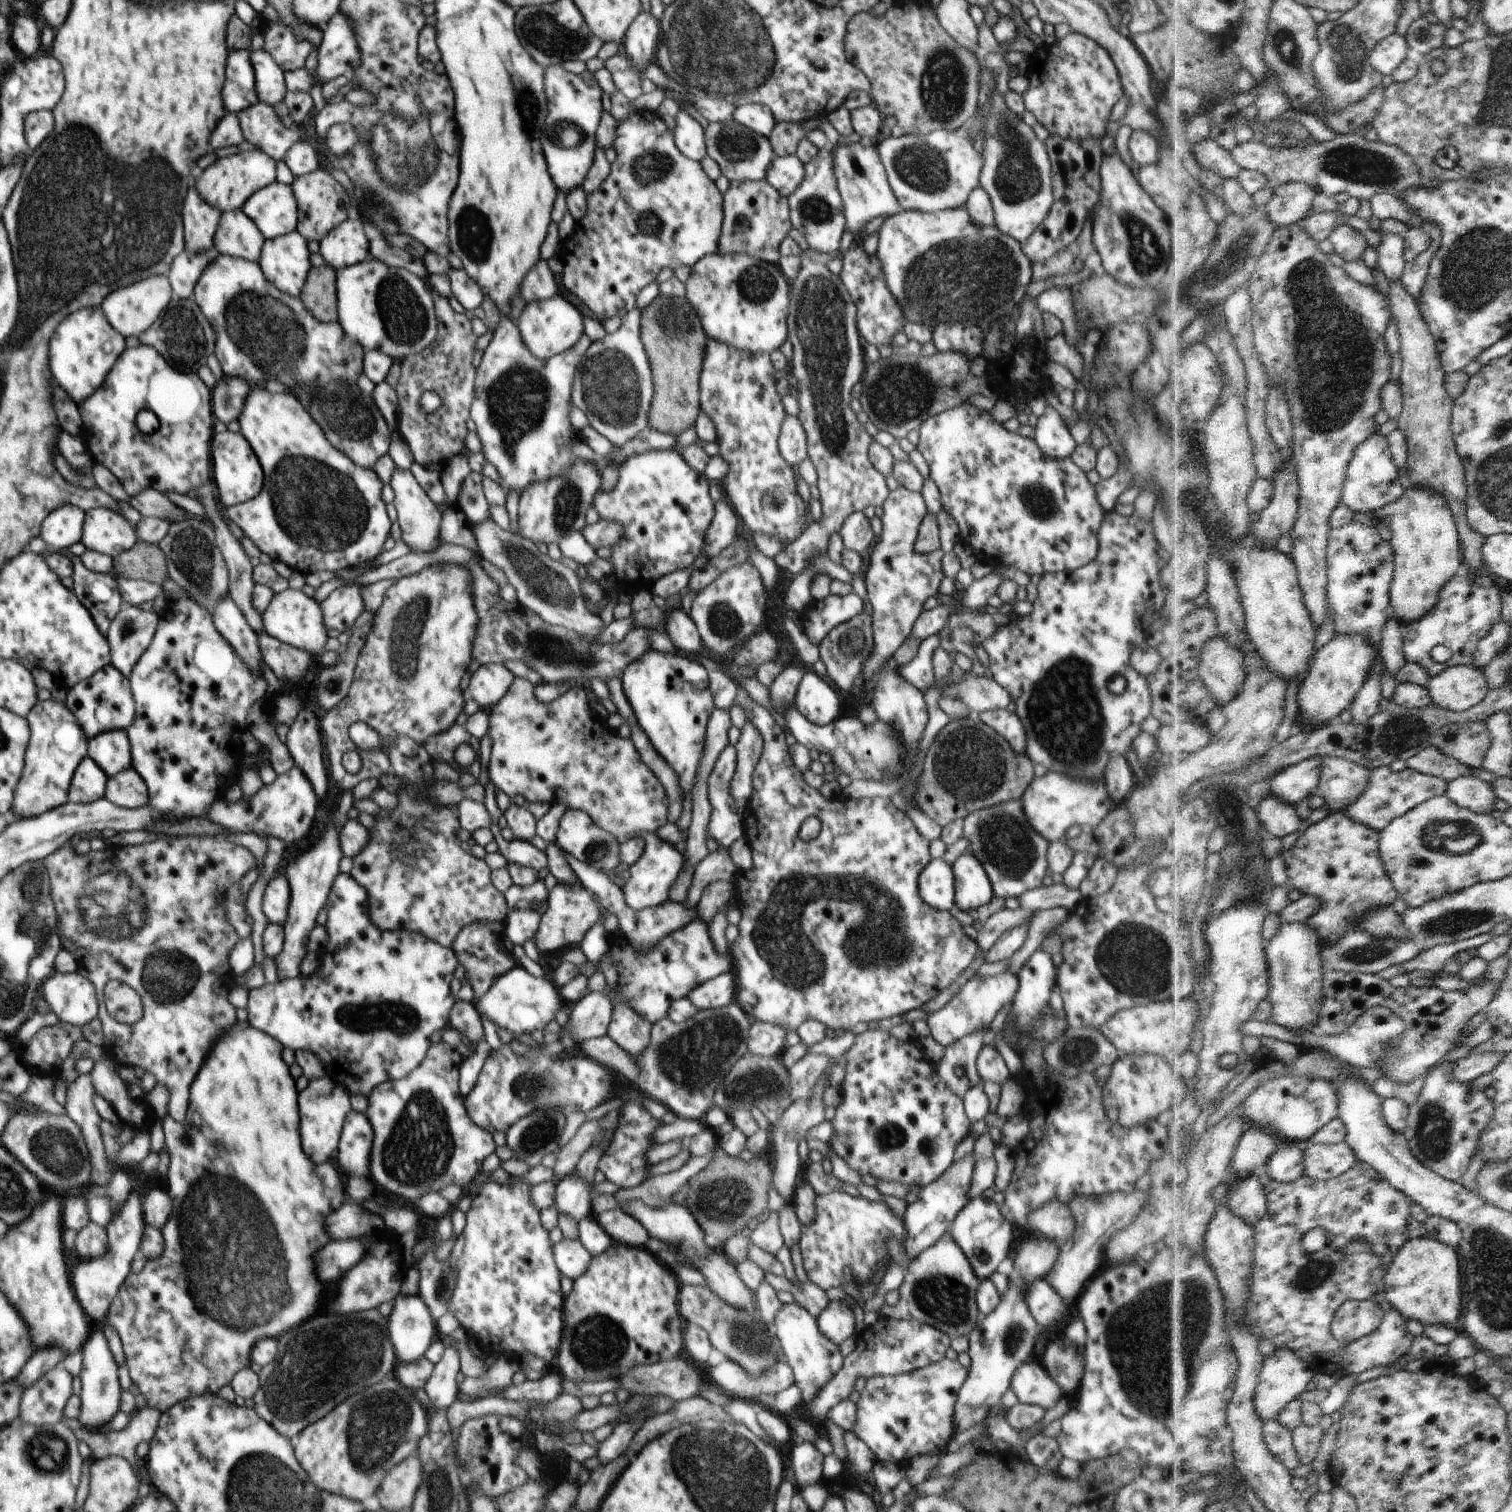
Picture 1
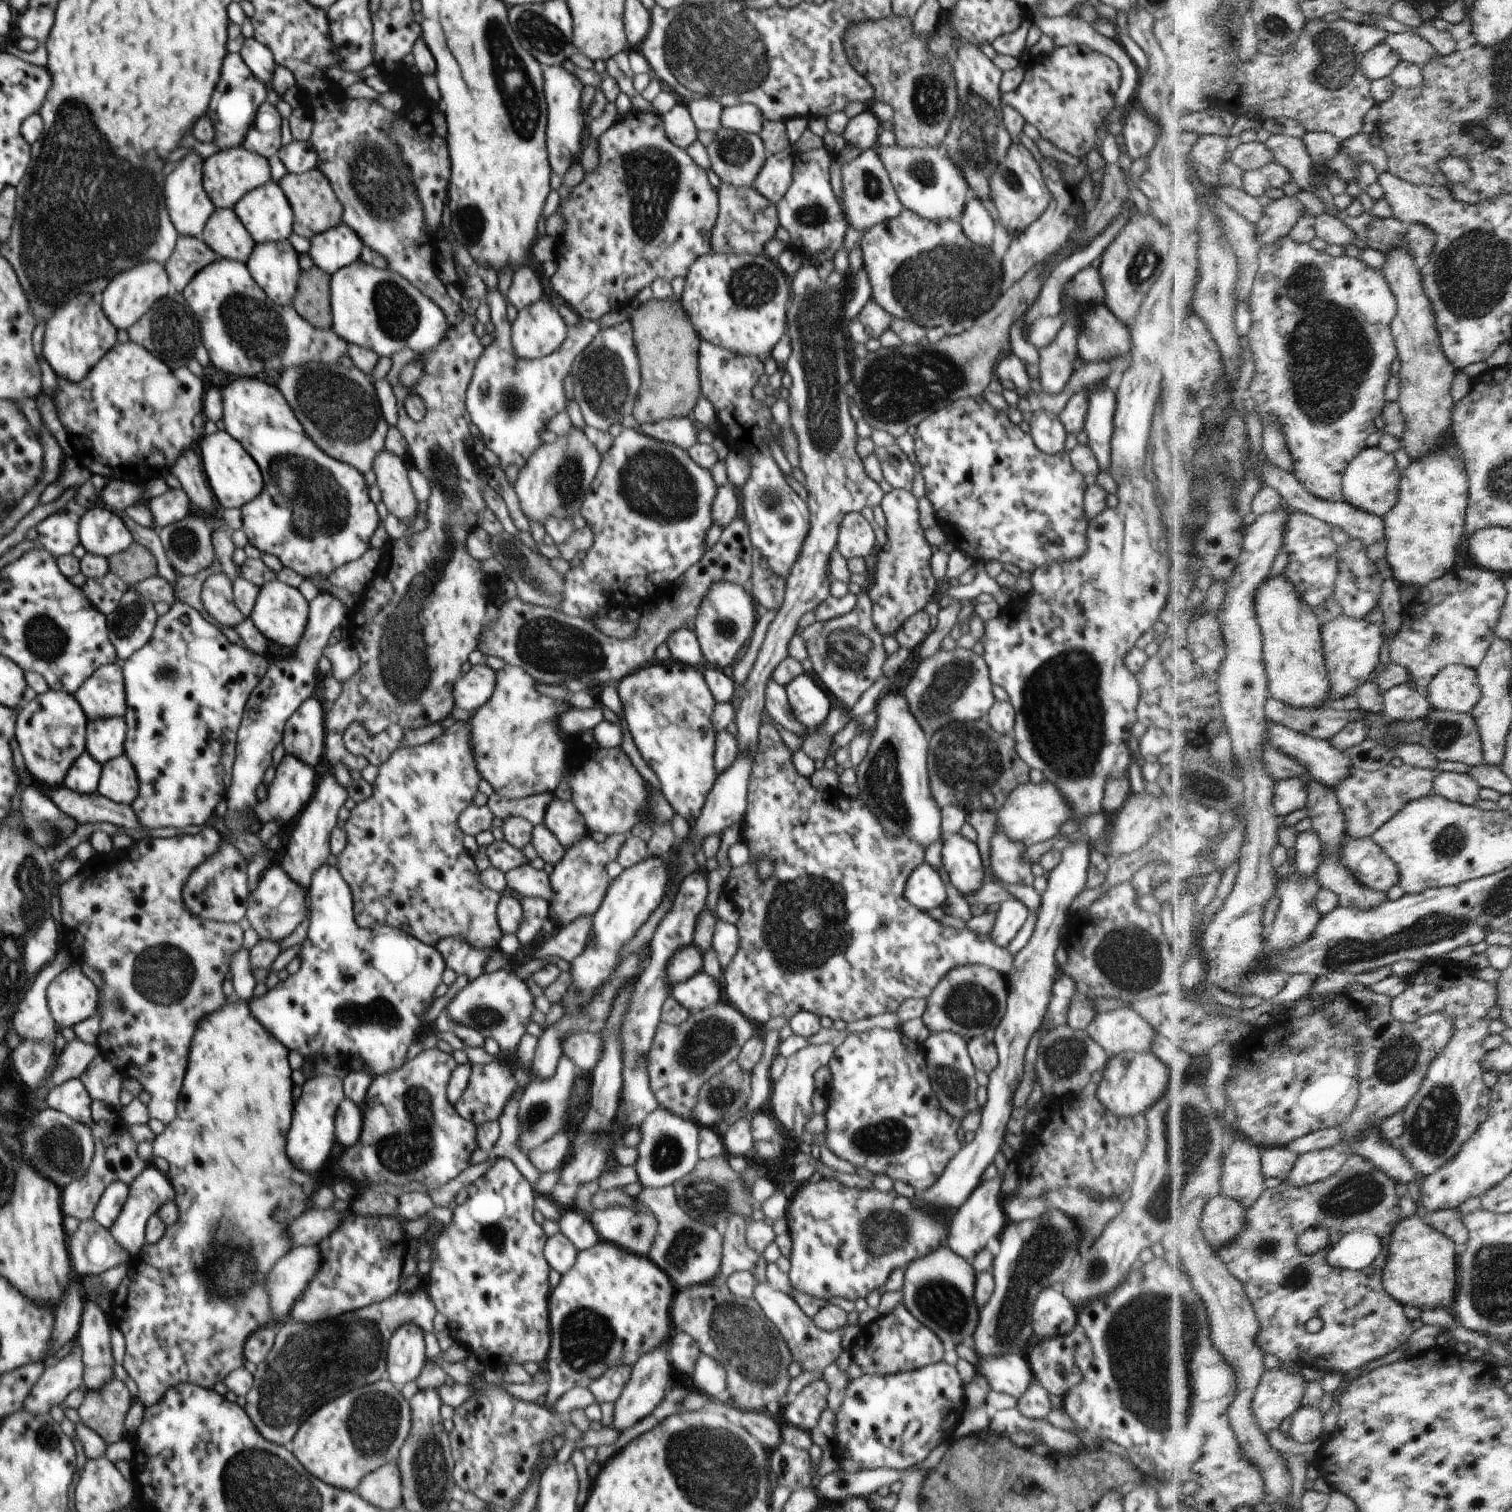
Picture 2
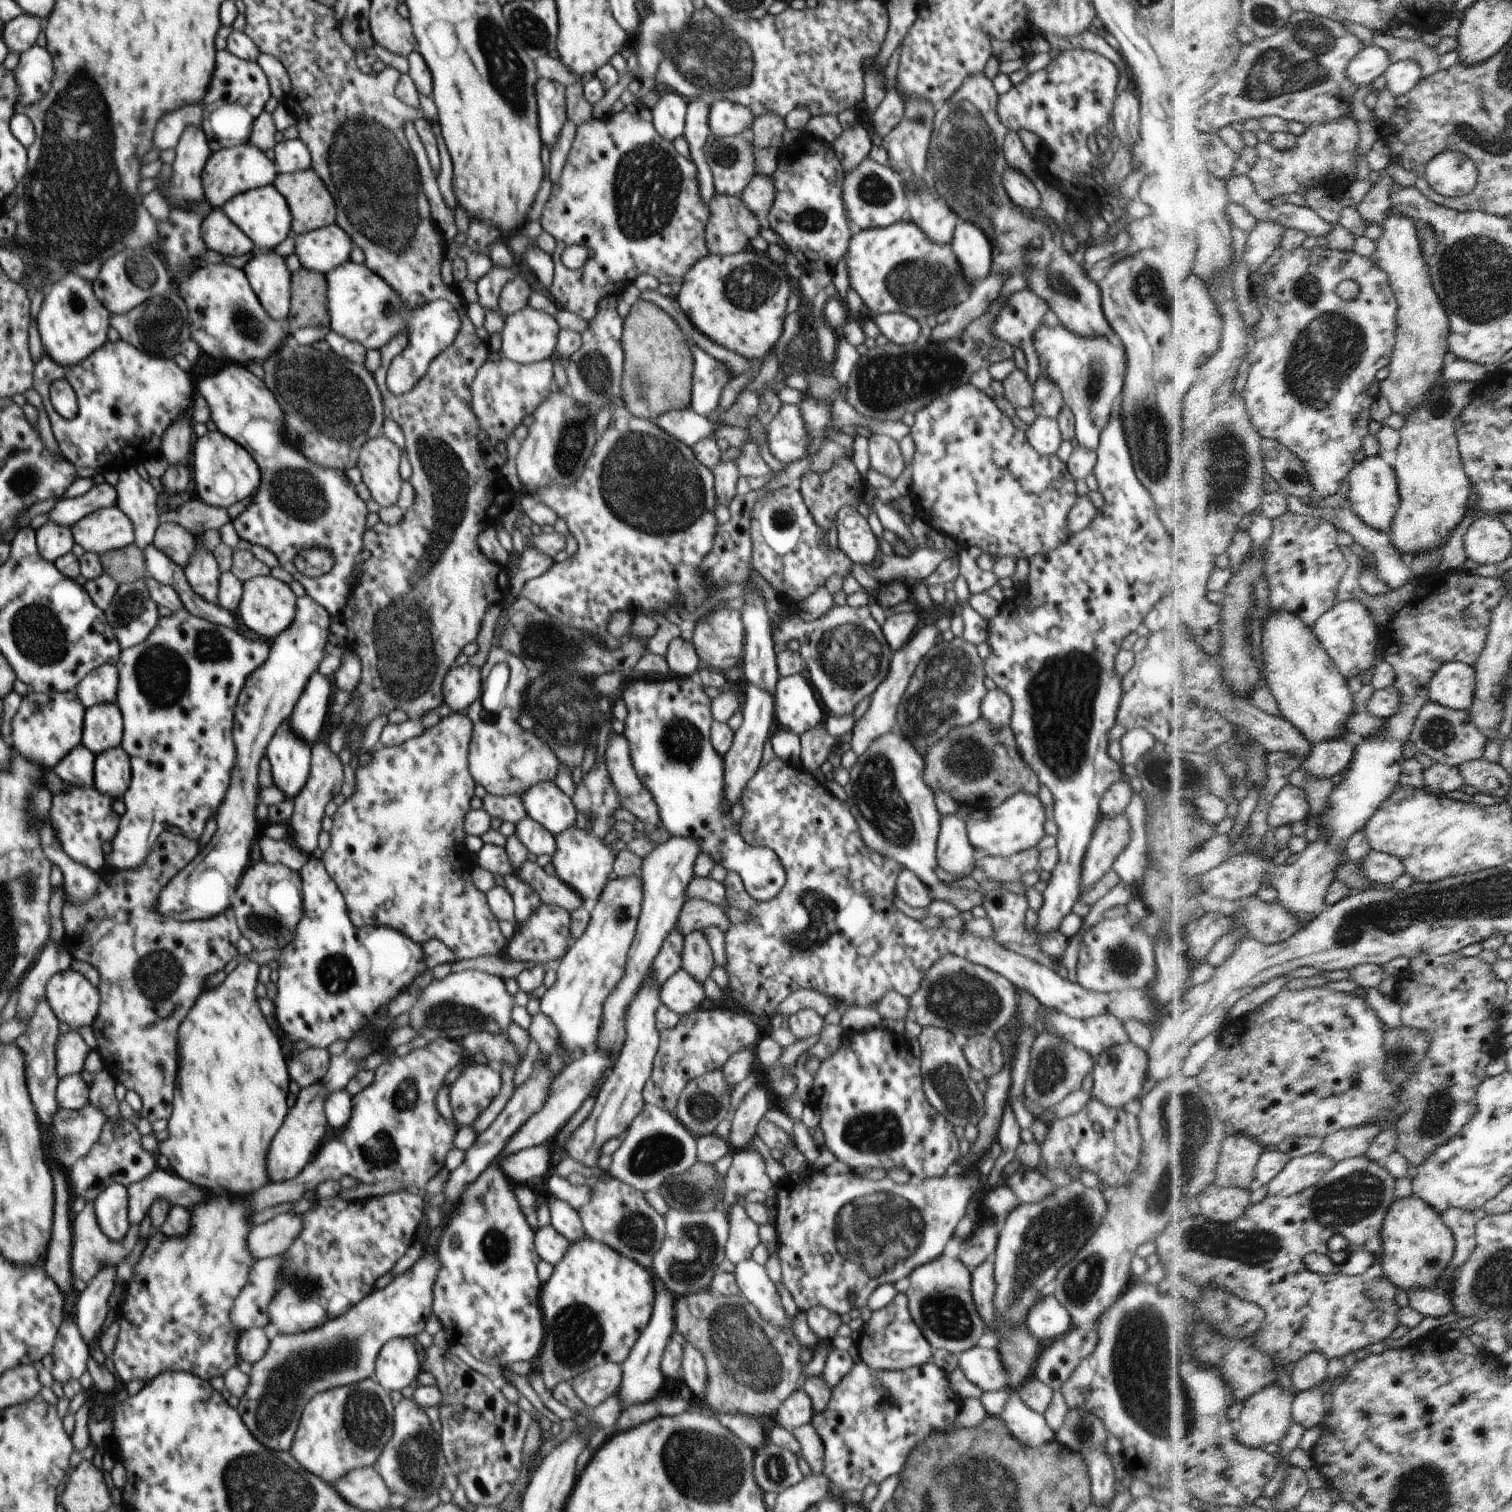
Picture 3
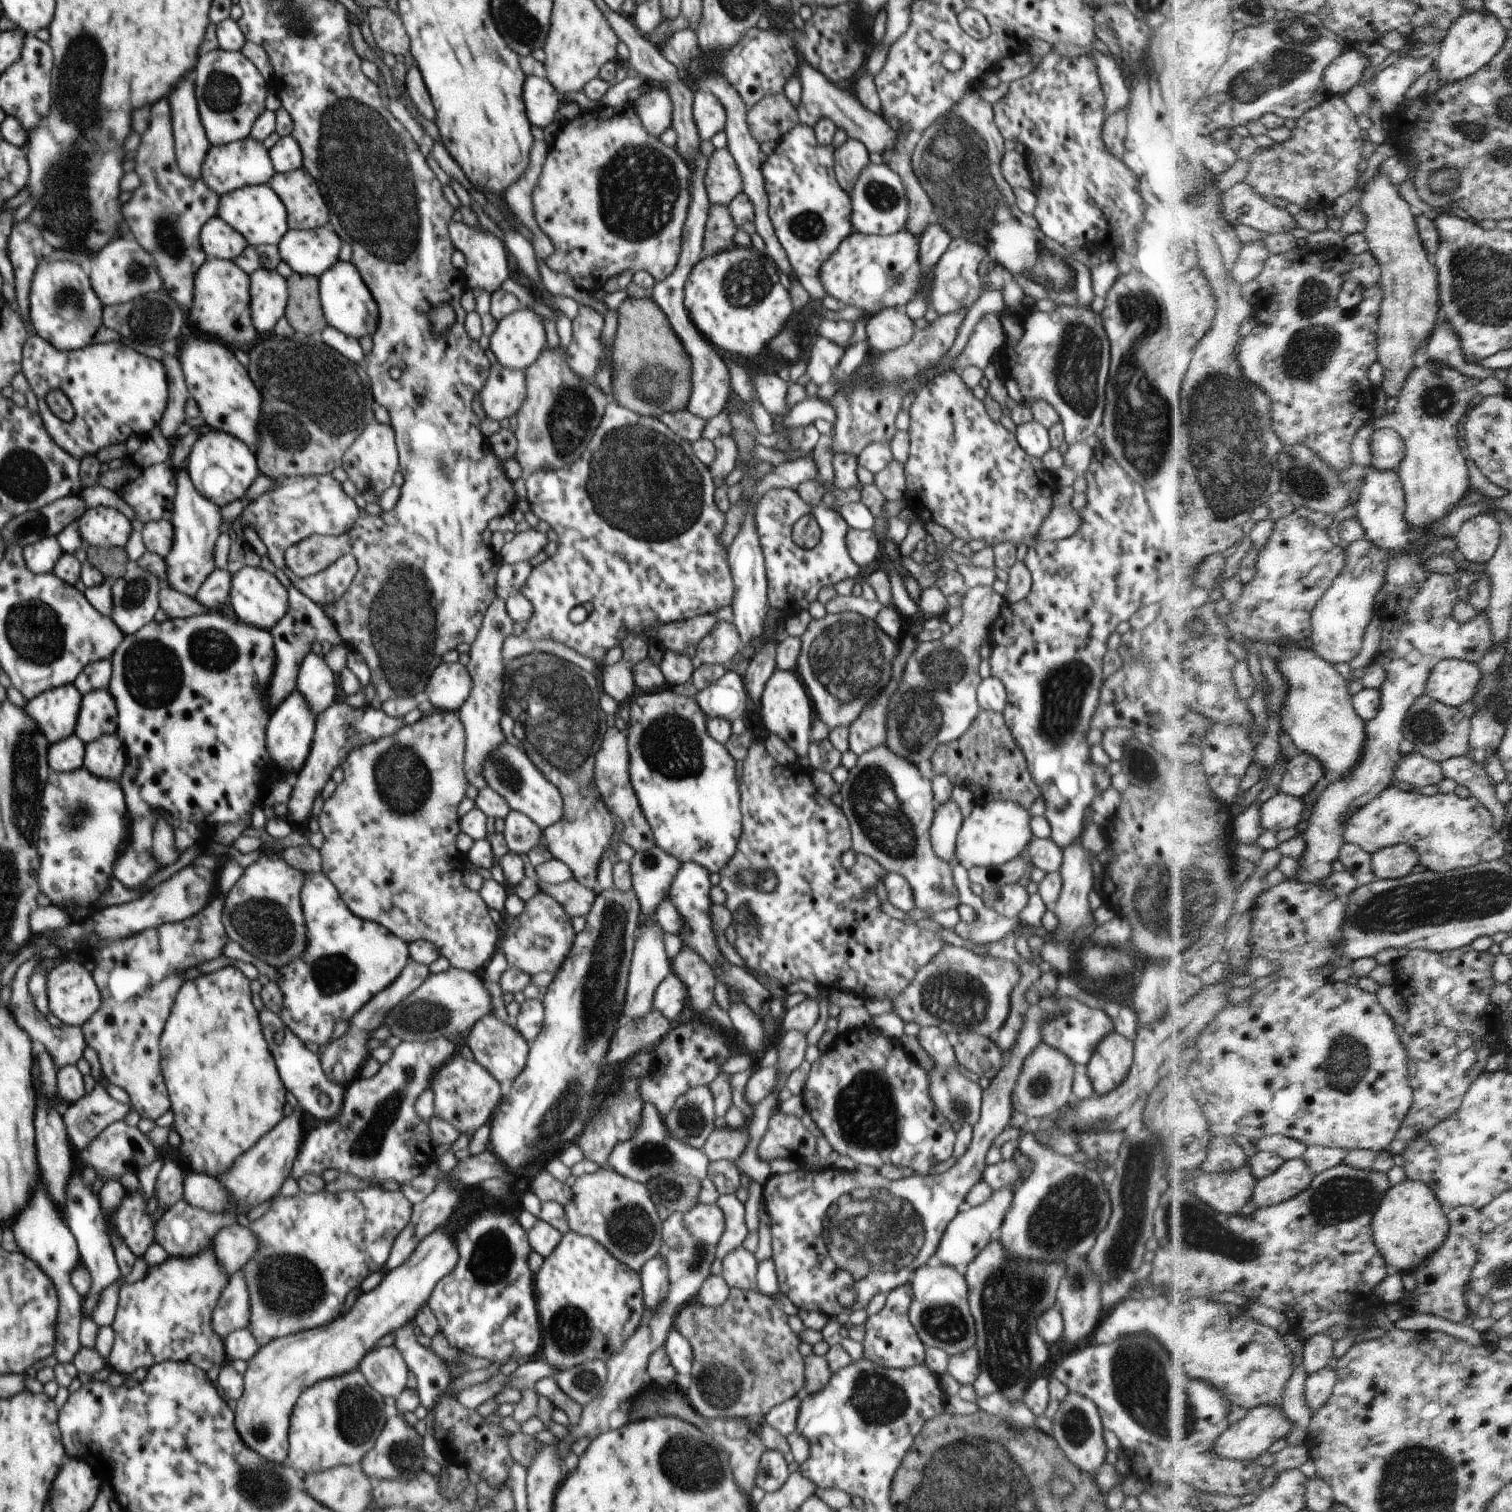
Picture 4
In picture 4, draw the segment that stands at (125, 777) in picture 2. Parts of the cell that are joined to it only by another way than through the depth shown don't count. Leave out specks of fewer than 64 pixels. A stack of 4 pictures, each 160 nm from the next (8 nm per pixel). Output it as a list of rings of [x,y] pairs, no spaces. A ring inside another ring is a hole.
[[[116,735],[101,736],[85,745],[83,766],[100,779],[119,783],[126,766],[125,746]]]

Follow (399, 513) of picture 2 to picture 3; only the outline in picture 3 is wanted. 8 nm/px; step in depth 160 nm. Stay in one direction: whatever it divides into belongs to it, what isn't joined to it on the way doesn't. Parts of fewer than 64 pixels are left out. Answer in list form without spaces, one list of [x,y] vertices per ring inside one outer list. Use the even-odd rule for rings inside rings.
[[[384,435],[367,440],[358,455],[357,467],[372,499],[382,506],[394,506],[399,501],[402,478],[398,466],[402,450]]]

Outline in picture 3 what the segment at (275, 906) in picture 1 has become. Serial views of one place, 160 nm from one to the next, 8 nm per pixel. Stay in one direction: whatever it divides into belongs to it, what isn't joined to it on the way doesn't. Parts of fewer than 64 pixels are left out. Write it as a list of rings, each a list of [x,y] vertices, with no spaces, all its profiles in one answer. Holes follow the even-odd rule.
[[[264,860],[251,863],[232,897],[231,908],[241,933],[250,940],[254,949],[282,950],[292,942],[295,928],[303,915],[301,875],[282,863],[267,863]]]

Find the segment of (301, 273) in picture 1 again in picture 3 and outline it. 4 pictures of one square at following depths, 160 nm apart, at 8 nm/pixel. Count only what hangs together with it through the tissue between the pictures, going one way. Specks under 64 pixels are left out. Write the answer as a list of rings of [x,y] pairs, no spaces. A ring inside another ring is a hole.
[[[259,250],[242,269],[266,312],[277,321],[288,318],[292,273],[286,267],[286,258],[274,251]]]

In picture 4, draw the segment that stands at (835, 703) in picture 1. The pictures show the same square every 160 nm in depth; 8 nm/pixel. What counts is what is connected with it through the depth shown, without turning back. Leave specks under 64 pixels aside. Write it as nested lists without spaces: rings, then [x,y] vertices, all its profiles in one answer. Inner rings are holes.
[[[776,668],[771,679],[766,683],[760,704],[757,715],[761,717],[764,728],[782,738],[798,758],[806,756],[815,715],[806,686],[798,675],[794,671],[779,671]]]

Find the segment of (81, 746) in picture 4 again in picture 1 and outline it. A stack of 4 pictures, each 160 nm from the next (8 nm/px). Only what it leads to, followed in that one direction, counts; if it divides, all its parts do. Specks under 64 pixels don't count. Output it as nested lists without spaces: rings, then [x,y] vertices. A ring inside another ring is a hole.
[[[88,755],[76,768],[69,788],[73,803],[91,803],[104,798],[107,776]]]

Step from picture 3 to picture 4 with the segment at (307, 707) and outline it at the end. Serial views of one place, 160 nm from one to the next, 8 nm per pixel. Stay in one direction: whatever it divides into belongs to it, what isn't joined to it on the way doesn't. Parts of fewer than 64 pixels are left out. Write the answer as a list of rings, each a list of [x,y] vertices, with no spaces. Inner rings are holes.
[[[311,652],[301,662],[296,690],[316,716],[336,702],[336,678],[323,658]]]

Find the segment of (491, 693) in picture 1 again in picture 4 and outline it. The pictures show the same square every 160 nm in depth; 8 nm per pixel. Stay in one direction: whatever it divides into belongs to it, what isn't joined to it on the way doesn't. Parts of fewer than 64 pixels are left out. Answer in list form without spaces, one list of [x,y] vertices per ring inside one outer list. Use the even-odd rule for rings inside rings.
[[[460,660],[455,663],[441,662],[435,666],[422,697],[430,699],[435,710],[458,712],[472,685],[467,666]]]

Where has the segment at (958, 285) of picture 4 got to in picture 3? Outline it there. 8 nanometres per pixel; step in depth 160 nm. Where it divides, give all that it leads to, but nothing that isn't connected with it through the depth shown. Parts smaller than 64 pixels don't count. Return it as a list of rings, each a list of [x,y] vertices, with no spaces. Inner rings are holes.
[[[958,220],[951,245],[970,284],[982,280],[991,273],[991,244],[987,234],[977,224]]]

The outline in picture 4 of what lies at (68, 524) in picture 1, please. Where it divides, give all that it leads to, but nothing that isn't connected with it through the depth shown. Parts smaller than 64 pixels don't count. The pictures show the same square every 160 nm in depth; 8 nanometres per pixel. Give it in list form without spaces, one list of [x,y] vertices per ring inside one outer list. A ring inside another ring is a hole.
[[[55,536],[44,537],[23,548],[23,558],[27,567],[38,574],[53,572],[54,565],[62,553],[63,548]]]

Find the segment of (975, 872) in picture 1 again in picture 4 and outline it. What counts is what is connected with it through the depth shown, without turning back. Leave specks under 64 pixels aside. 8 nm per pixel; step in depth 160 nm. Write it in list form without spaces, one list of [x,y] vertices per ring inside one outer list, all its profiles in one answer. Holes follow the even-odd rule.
[[[950,800],[935,810],[930,829],[933,851],[938,858],[950,865],[957,863],[957,836],[960,832],[963,816],[958,805]]]

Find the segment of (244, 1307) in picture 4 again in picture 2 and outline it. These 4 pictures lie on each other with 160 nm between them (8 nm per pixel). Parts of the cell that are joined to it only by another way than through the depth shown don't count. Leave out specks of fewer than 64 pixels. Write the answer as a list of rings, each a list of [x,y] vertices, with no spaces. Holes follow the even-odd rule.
[[[294,1248],[290,1254],[274,1266],[268,1276],[270,1304],[278,1320],[282,1320],[292,1304],[302,1296],[302,1290],[308,1288],[316,1272],[320,1270],[322,1258],[320,1248]]]

